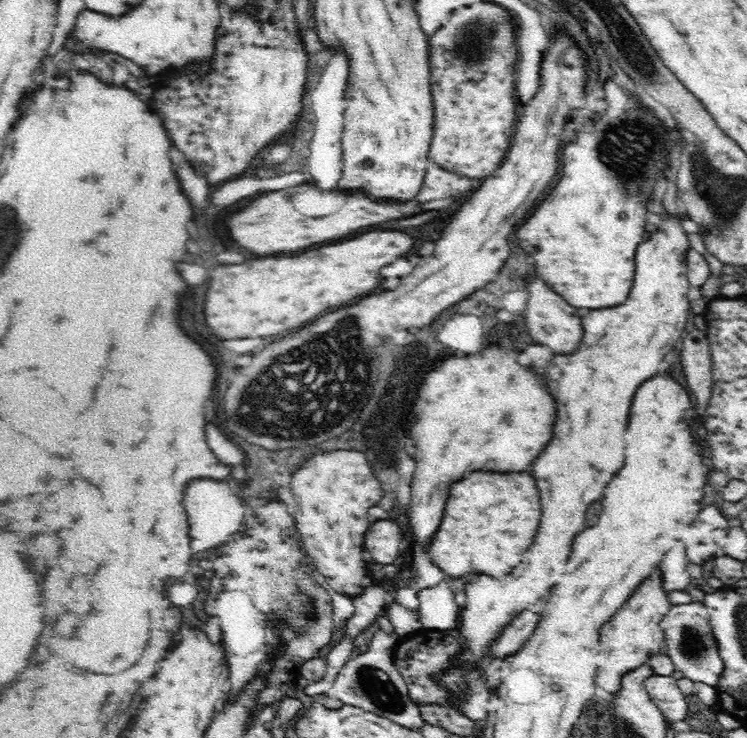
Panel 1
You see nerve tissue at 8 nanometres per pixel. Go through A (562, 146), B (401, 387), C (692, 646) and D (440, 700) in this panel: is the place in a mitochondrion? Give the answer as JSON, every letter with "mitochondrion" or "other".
{"A":"other","B":"other","C":"mitochondrion","D":"other"}

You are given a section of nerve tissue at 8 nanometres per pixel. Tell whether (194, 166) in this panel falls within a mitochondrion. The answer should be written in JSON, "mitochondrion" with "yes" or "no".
{"mitochondrion":"no"}

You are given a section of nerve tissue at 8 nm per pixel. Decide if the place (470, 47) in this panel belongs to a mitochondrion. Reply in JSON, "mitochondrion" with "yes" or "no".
{"mitochondrion":"yes"}

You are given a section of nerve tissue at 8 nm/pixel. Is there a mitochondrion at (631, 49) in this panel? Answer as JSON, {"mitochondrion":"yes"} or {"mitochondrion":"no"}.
{"mitochondrion":"yes"}

